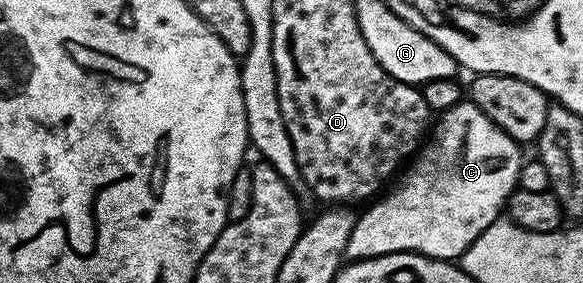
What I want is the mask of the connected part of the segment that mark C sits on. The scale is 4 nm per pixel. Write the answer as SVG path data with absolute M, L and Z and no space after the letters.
M464 99L453 107L444 110L436 127L432 128L428 139L420 148L416 159L407 171L406 169L400 174L400 177L388 188L387 195L382 194L376 198L373 204L363 215L362 213L356 218L353 231L350 233L349 243L346 244L344 256L348 260L363 260L365 258L383 257L385 254L412 252L425 254L426 257L437 258L439 260L456 260L467 250L472 243L479 238L492 223L500 218L503 208L506 206L508 198L518 188L520 167L523 165L524 158L521 155L520 144L513 140L507 133L501 131L499 127L480 108L473 104L469 99Z

